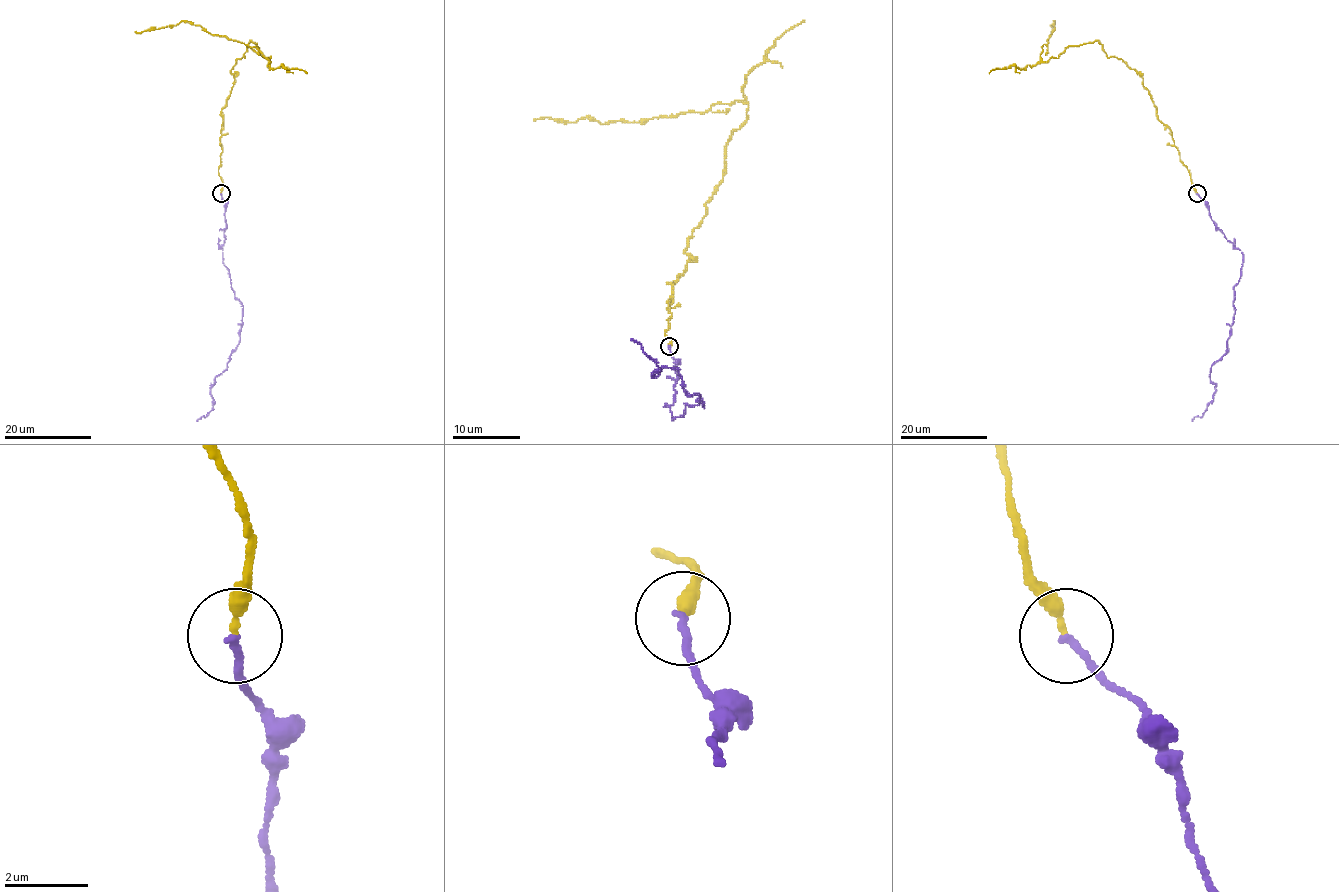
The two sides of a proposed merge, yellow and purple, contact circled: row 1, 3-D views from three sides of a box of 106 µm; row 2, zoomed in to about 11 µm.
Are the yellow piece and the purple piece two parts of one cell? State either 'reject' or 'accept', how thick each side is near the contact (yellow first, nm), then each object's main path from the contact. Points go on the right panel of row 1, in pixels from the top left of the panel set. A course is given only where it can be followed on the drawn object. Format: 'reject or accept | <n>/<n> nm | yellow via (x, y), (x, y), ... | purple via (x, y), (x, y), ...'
accept | 260/160 nm | yellow via (1197, 193), (1143, 79), (1108, 57), (1097, 41), (1040, 61), (1054, 21), (1053, 31) | purple via (1197, 193), (1242, 263), (1230, 335), (1211, 368), (1213, 399), (1191, 421)

